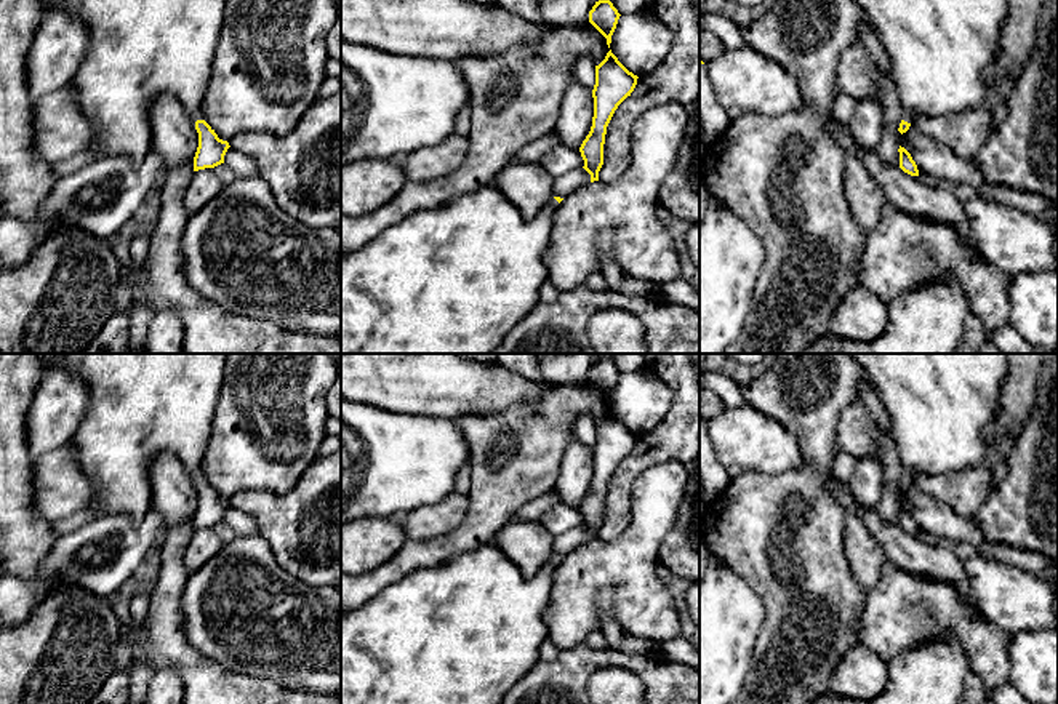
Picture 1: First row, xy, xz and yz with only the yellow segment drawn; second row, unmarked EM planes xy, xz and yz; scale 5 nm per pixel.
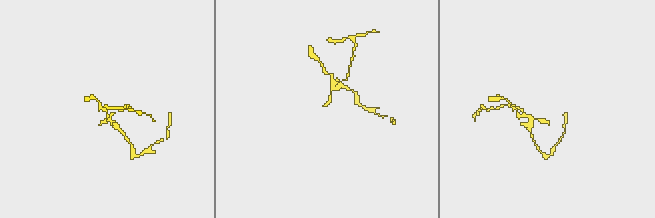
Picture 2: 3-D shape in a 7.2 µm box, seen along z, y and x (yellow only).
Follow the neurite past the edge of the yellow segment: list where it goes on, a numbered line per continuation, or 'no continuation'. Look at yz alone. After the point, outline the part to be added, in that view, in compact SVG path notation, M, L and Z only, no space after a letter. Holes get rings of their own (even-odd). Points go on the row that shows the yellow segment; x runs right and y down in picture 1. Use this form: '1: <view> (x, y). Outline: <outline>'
1: yz (938, 50). Outline: M855 0L861 13L874 24L892 62L898 86L903 120L912 123L917 115L943 117L983 106L984 69L999 53L1000 30L1007 16L1007 0Z

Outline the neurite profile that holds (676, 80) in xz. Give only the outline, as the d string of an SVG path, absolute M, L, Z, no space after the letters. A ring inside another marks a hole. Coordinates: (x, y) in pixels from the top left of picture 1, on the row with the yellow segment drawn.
M645 0L647 13L658 18L674 35L664 61L637 78L634 91L615 110L605 134L603 165L599 181L616 182L632 163L631 130L634 122L655 107L679 104L688 115L683 144L675 168L658 192L658 203L675 218L699 221L699 0Z

